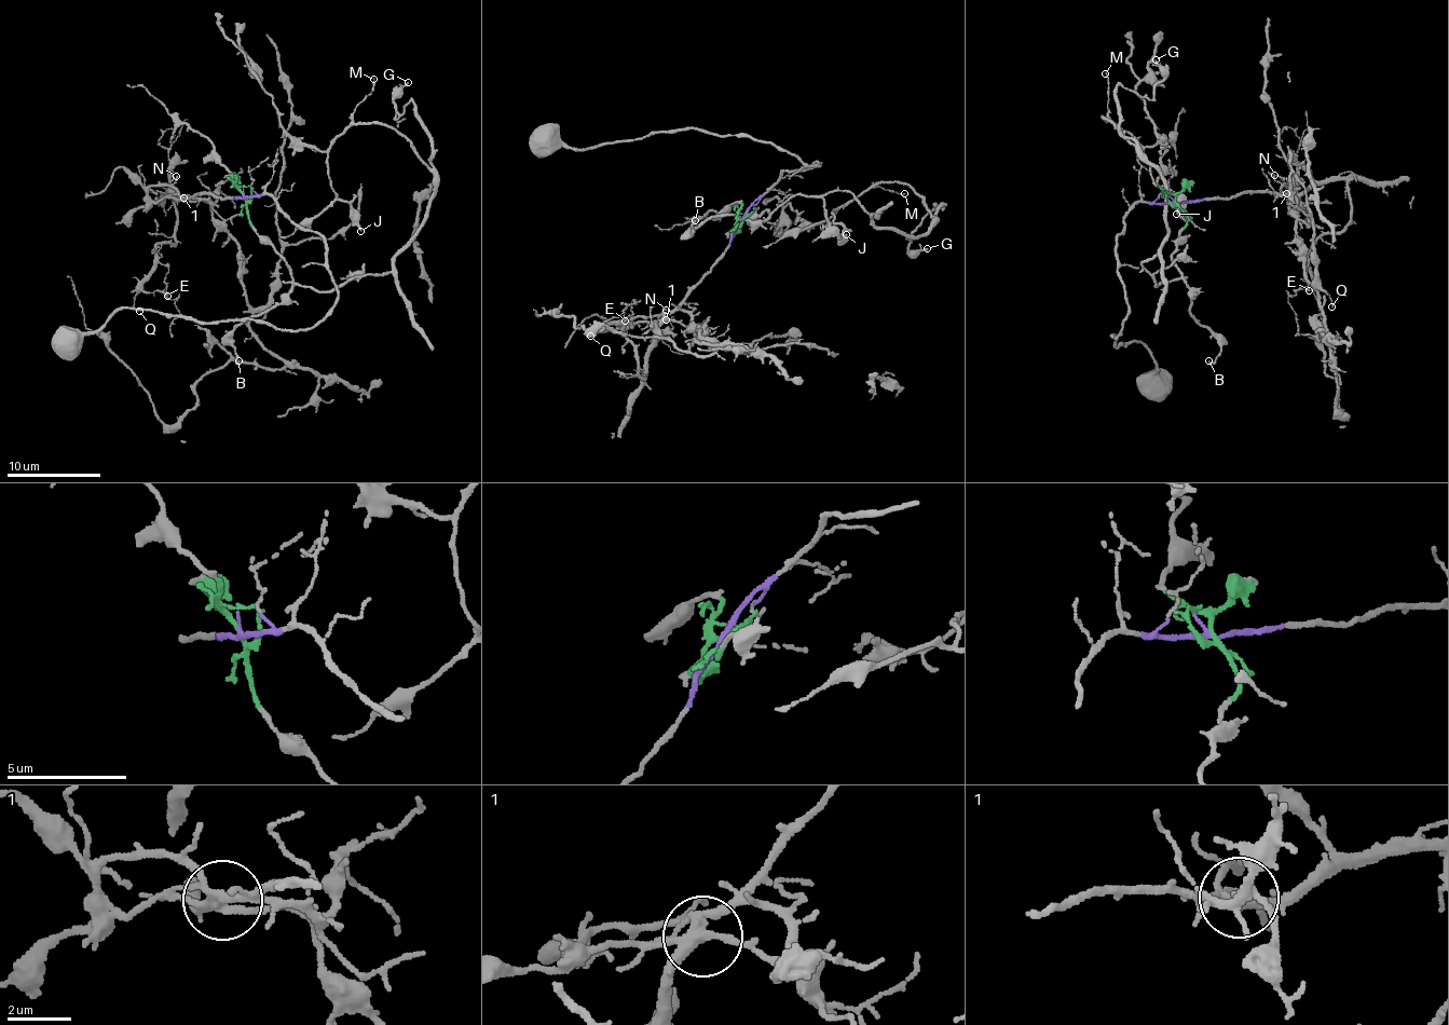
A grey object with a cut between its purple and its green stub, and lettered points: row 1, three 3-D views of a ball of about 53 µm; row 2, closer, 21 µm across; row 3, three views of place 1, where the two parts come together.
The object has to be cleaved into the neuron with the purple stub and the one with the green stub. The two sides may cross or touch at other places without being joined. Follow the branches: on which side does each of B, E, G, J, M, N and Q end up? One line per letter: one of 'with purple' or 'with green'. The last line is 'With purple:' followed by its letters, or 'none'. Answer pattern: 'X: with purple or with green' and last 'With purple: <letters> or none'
B: with green
E: with purple
G: with green
J: with green
M: with green
N: with purple
Q: with purple
With purple: E, N, Q

